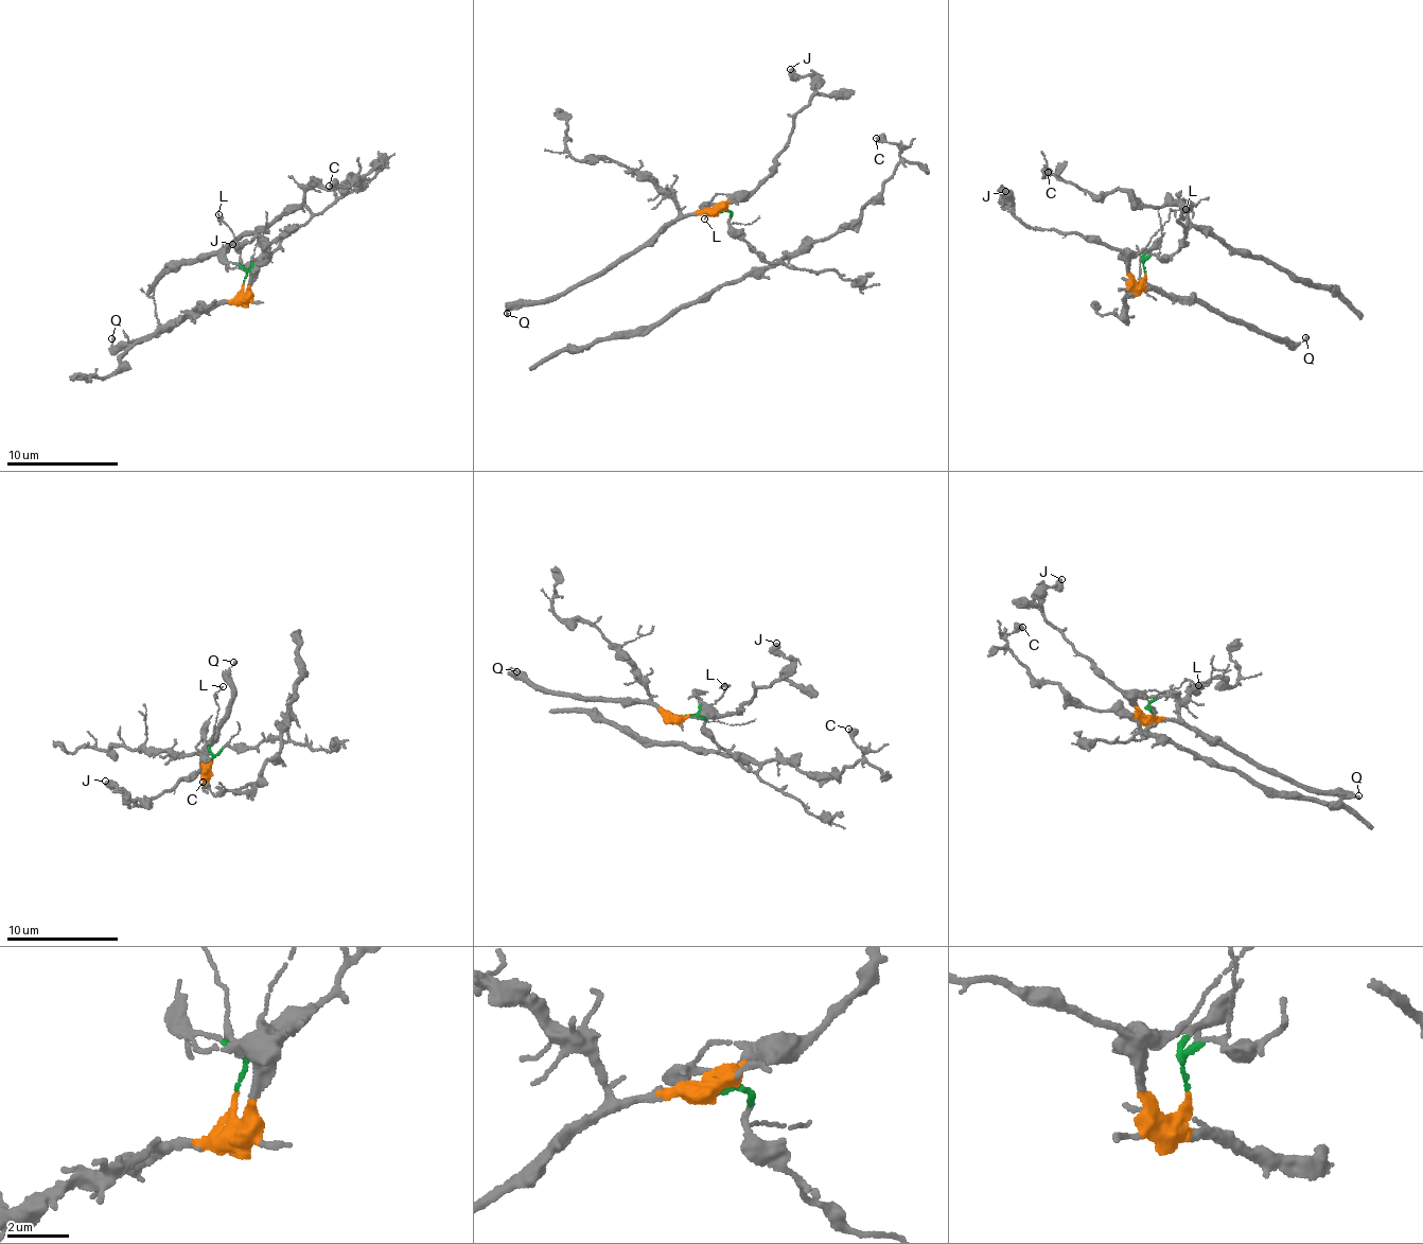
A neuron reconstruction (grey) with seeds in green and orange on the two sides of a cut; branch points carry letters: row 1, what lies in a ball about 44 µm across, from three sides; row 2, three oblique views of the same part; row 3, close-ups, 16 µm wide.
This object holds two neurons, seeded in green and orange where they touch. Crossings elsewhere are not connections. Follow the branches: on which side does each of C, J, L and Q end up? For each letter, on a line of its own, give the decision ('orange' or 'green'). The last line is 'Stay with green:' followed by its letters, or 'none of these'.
C: green
J: orange
L: orange
Q: orange
Stay with green: C

